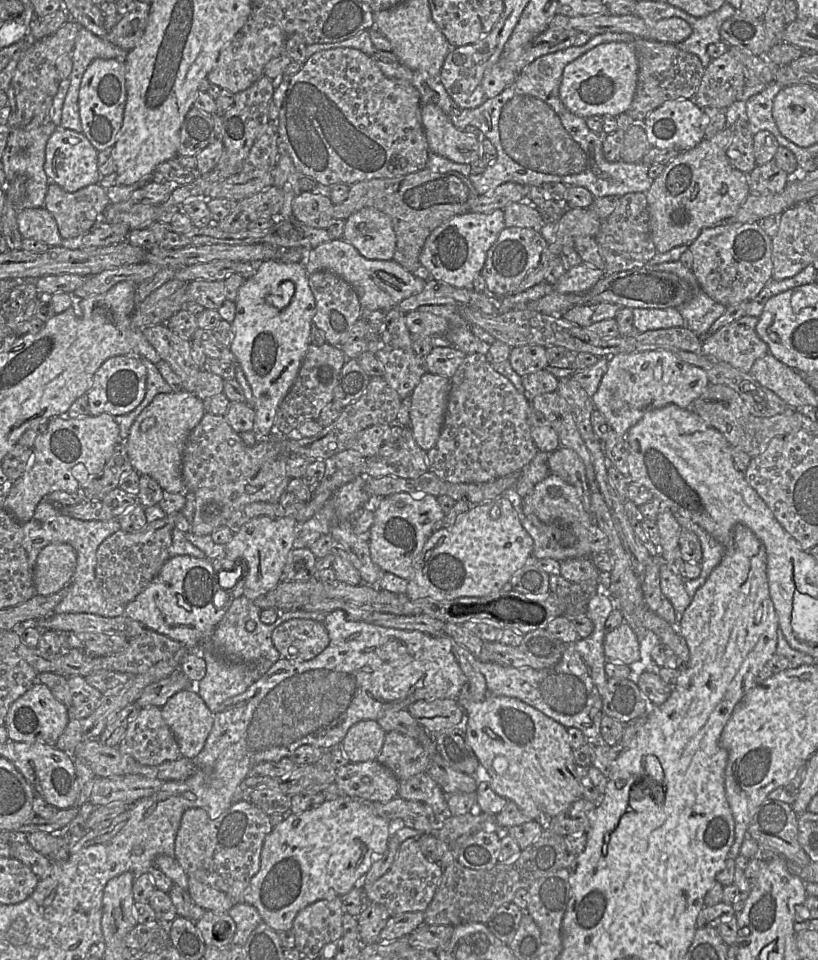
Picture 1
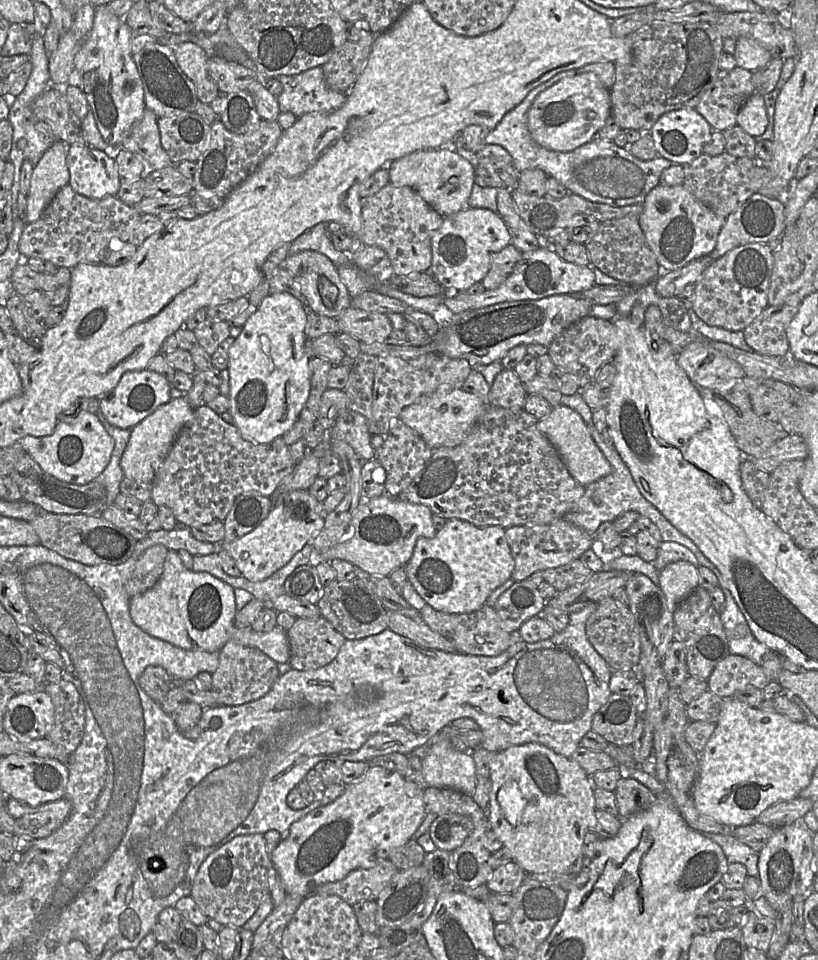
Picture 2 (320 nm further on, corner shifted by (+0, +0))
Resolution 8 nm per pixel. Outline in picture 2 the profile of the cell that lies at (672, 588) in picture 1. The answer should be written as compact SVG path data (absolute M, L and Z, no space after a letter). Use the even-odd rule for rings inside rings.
M594 544L592 550L601 558L604 562L603 571L626 571L642 573L649 577L653 583L660 586L659 572L651 562L646 562L638 555L627 556L620 552L619 547L615 553L603 553L600 552L600 547Z

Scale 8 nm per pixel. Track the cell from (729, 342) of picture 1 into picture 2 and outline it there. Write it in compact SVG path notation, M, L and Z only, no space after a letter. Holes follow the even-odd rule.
M799 305L768 306L744 330L747 345L766 356L784 356L789 352L787 327L798 313Z

